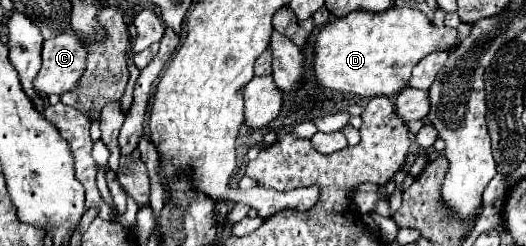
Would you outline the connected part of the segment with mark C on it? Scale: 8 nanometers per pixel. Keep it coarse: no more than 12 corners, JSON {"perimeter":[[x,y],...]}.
{"perimeter":[[73,32],[43,44],[39,94],[73,90],[87,50]]}

